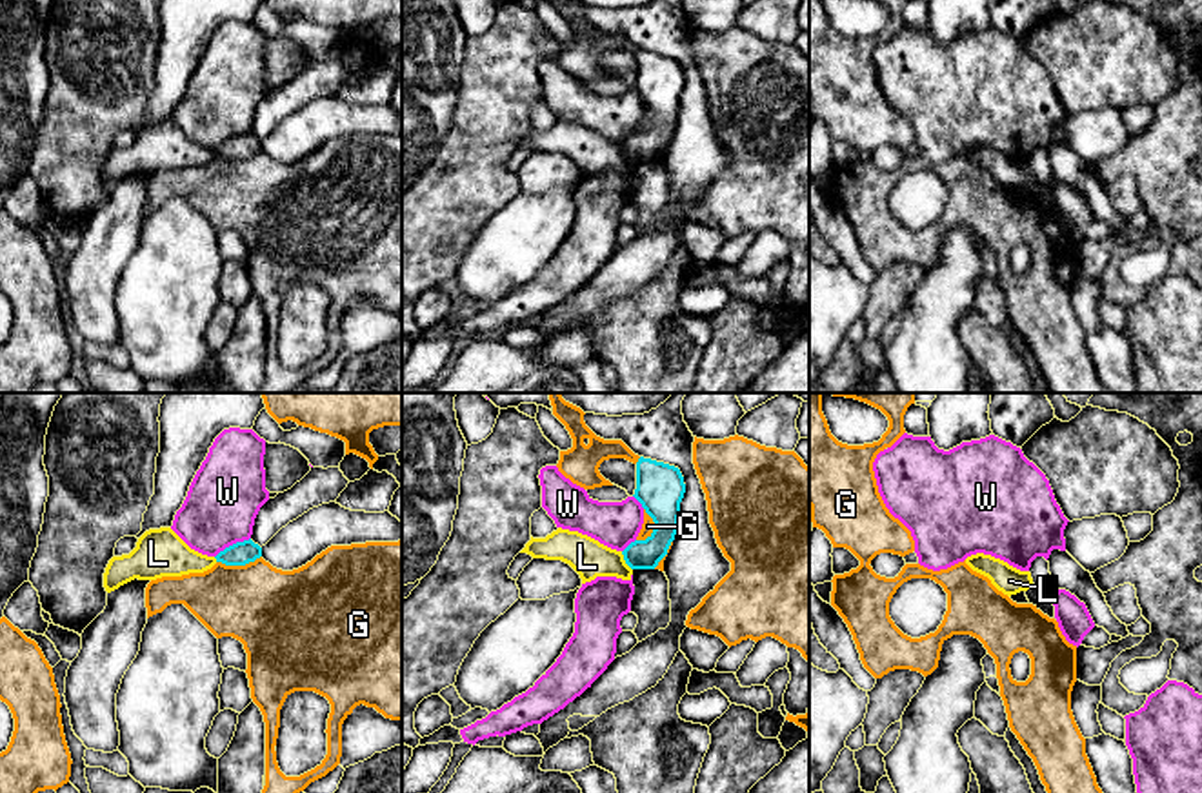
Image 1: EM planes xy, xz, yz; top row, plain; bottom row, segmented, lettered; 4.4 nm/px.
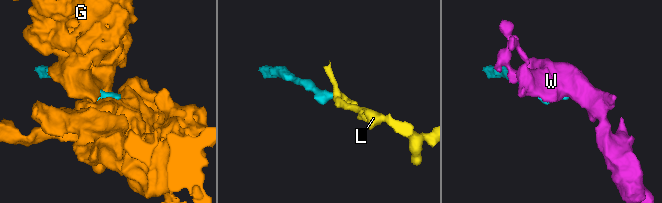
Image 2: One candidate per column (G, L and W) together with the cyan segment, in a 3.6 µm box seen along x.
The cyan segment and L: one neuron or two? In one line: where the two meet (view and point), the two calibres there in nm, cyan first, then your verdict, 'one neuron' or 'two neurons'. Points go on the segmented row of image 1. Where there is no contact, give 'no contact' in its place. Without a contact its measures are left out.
xz (624, 559) | 130/170 nm | two neurons

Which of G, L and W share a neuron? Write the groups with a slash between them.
G / L / W

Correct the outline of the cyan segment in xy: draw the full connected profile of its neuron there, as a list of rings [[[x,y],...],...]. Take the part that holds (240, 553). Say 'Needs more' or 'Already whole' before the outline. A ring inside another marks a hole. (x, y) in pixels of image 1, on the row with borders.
Already whole. [[[249,538],[225,547],[215,558],[225,566],[245,566],[260,557],[262,547]]]

